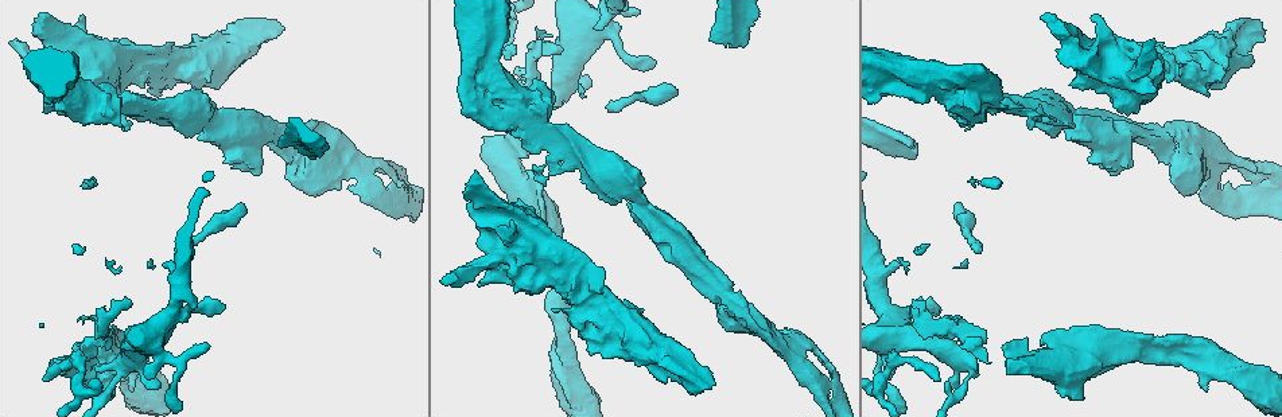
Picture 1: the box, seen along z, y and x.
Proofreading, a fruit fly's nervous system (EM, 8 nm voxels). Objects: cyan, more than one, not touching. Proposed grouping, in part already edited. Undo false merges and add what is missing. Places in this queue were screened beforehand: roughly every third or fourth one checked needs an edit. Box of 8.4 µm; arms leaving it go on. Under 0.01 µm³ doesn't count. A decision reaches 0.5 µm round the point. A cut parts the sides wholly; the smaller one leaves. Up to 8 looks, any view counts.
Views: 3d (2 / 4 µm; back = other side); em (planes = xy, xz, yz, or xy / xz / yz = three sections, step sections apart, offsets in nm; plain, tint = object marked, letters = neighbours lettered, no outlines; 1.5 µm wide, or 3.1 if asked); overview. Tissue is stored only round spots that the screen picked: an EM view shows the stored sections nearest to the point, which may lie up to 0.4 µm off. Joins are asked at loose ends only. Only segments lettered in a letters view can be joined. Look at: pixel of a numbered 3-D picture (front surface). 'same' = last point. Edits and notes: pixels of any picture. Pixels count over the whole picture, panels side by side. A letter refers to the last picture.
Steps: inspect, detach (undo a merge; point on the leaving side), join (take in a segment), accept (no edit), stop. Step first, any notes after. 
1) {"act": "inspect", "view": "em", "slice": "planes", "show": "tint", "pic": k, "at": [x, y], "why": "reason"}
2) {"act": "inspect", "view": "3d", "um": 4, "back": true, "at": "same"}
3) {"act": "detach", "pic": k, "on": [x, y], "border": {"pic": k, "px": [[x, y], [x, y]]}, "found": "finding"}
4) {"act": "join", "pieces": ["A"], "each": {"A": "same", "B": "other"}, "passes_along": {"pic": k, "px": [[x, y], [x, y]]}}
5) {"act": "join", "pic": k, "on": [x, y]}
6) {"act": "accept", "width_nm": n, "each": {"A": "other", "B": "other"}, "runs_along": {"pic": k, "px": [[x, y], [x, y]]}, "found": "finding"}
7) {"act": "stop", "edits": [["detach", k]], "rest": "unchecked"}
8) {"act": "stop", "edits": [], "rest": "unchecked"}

{"act": "inspect", "view": "3d", "um": 4, "pic": 1, "at": [278, 32], "why": "an open end"}

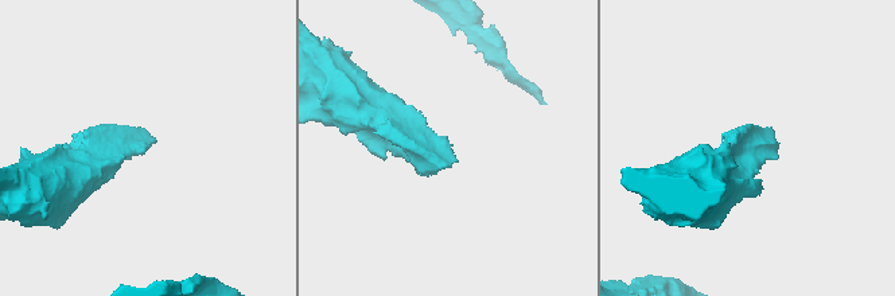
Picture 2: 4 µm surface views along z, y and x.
{"act": "inspect", "view": "em", "slice": "planes", "show": "letters", "pic": 2, "at": [150, 142]}

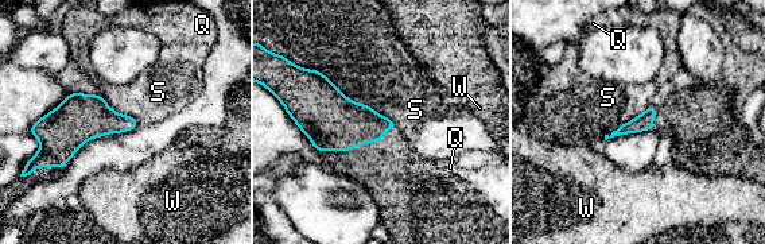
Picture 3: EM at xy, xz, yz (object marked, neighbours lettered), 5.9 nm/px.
{"act": "accept", "each": {"Q": "other", "S": "other", "W": "other"}, "border": {"pic": 3, "px": [[100, 96], [113, 109], [125, 115]]}, "found": "none of them fits"}

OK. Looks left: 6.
{"act": "inspect", "view": "3d", "um": 2, "pic": 1, "at": [148, 379], "why": "free end"}

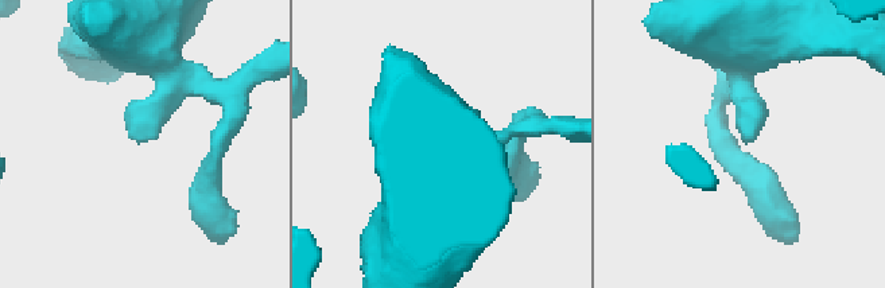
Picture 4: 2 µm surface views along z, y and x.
{"act": "inspect", "view": "em", "slice": "planes", "show": "plain", "pic": 4, "at": [130, 138]}

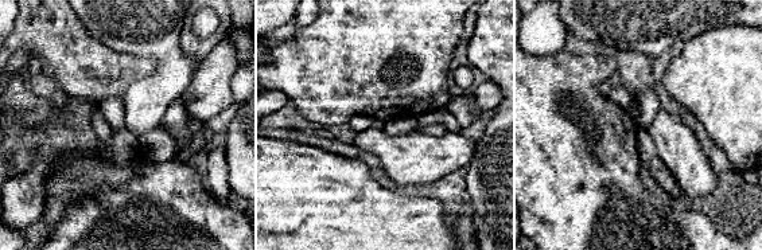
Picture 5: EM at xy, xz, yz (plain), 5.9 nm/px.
{"act": "inspect", "view": "em", "slice": "planes", "show": "letters", "at": "same"}

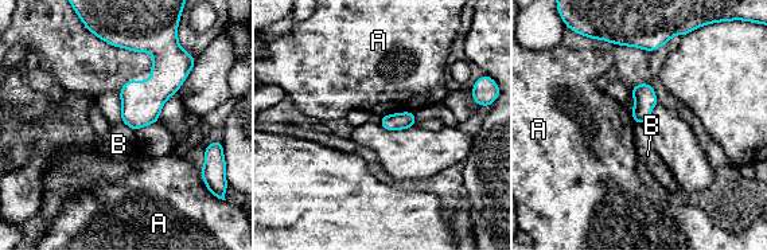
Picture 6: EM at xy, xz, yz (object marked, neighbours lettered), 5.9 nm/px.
{"act": "accept", "width_nm": 110, "each": {"A": "other", "B": "other"}, "border": {"pic": 6, "px": [[121, 121], [135, 131]]}, "found": "none of them fits"}

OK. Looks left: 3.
{"act": "inspect", "view": "3d", "um": 4, "pic": 1, "at": [1196, 150], "why": "arms run side by side"}

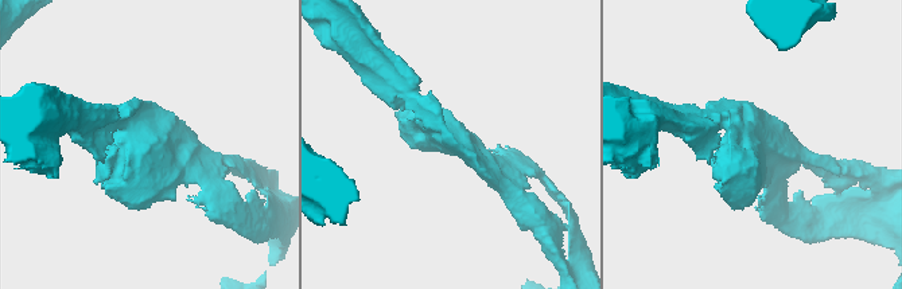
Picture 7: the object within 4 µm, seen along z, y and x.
{"act": "inspect", "view": "em", "slice": "planes", "show": "letters", "pic": 7, "at": [151, 142], "why": "now the EM"}

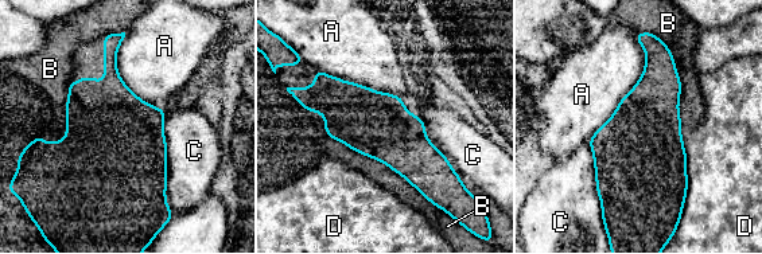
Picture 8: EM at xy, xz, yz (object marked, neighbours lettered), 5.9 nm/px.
{"act": "accept", "width_nm": 380, "longest_contact_nm": ["B", 750], "each": {"A": "other", "B": "other", "C": "other", "D": "other"}, "found": "all the same neuron"}

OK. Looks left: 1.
{"act": "stop", "edits": [], "rest": "unchecked"}

